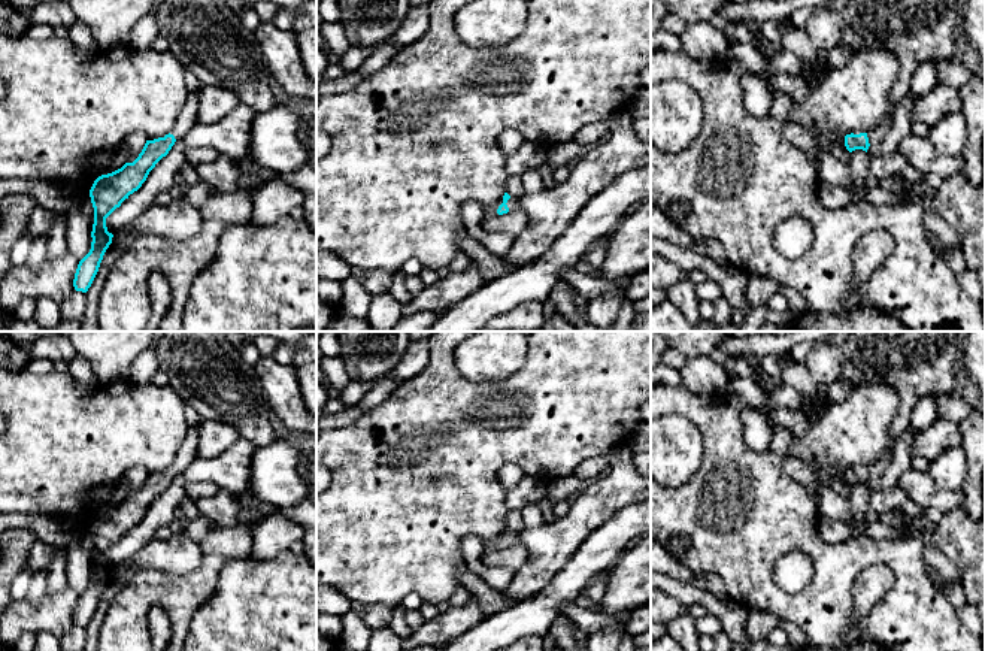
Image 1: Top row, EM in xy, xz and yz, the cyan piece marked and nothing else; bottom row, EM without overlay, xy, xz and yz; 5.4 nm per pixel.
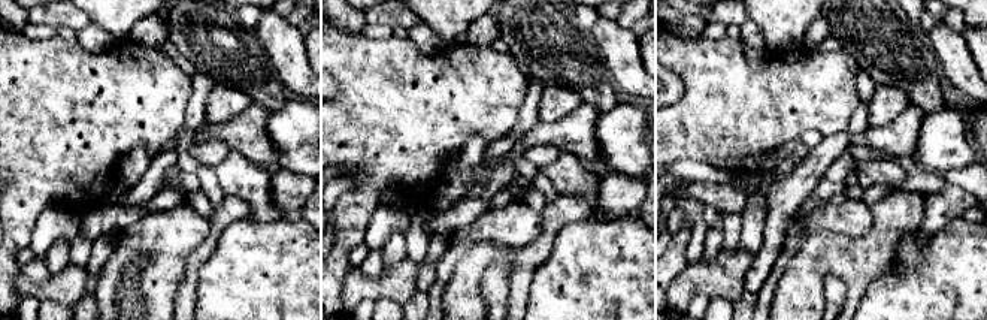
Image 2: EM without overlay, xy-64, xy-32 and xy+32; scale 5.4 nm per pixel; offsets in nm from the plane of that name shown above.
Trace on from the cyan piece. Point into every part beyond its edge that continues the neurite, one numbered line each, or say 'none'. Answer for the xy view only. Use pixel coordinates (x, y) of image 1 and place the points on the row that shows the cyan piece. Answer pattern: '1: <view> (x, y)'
1: xy (187, 120)

